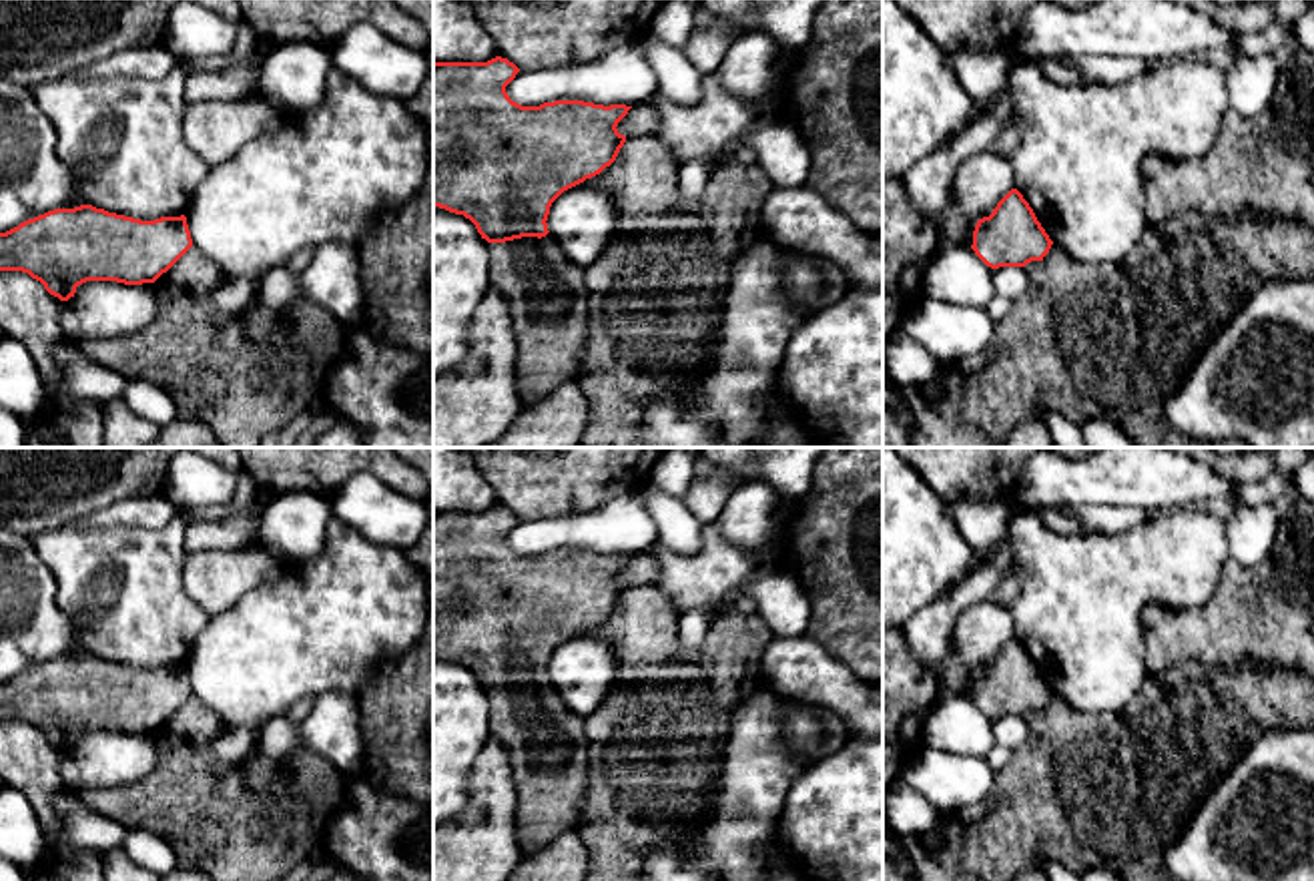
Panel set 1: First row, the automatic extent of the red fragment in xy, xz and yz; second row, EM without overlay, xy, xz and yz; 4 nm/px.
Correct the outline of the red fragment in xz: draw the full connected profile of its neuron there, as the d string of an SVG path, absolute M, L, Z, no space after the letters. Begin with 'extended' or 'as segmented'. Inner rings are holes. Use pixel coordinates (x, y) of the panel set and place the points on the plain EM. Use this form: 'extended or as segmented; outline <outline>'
as segmented; outline M502 506L433 512L433 656L463 664L487 692L546 686L552 652L610 616L626 592L616 576L632 556L584 550L522 556L506 542L518 522Z

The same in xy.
as segmented; outline M80 654L0 682L0 720L28 722L68 751L86 730L154 732L191 696L185 664L140 670Z

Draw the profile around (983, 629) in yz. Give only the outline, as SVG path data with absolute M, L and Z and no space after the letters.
M983 598L963 610L943 658L941 690L973 694L979 668L989 666L1013 638L1013 618L1007 602Z

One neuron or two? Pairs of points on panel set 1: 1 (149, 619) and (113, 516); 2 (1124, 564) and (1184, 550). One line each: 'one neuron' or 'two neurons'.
1: two neurons
2: one neuron

